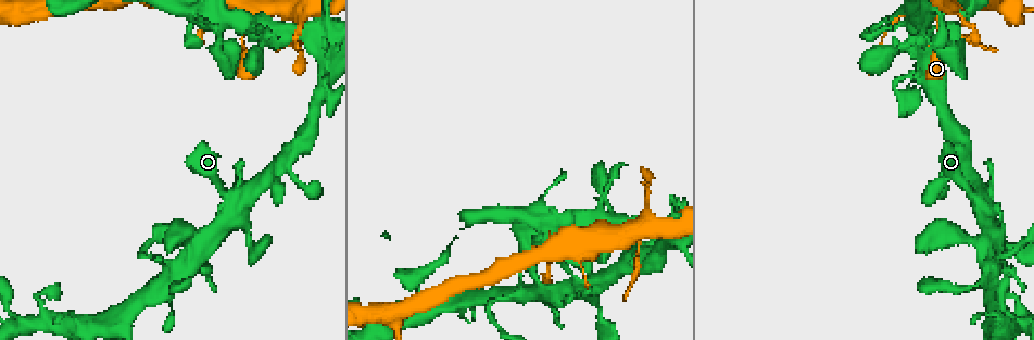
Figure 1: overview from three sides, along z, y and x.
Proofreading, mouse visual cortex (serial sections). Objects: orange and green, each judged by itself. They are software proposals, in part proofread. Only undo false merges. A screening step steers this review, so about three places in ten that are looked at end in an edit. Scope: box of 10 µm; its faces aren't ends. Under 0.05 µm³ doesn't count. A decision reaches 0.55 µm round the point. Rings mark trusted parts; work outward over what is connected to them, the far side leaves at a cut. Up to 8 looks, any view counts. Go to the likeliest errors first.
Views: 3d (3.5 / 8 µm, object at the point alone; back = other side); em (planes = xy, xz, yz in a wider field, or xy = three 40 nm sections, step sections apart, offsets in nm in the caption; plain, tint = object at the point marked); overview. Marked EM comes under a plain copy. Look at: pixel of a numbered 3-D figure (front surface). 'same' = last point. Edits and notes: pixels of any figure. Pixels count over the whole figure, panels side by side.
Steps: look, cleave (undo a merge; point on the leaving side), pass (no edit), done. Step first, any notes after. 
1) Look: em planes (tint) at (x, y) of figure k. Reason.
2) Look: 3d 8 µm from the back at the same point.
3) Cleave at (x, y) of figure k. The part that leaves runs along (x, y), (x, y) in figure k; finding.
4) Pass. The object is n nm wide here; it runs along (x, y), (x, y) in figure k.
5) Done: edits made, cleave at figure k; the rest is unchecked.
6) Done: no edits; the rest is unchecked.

Look: 3d 8 µm at (649, 217) of figure 1. Four arms meet.

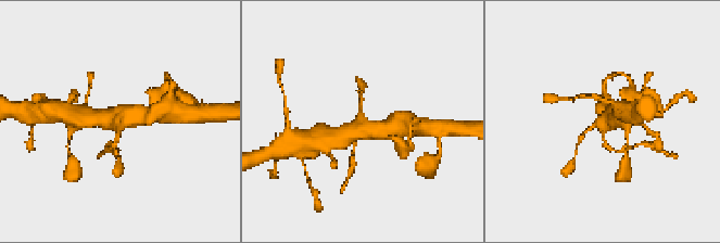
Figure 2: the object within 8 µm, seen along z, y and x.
Look: 3d 3.5 µm at the same point. Closer look.

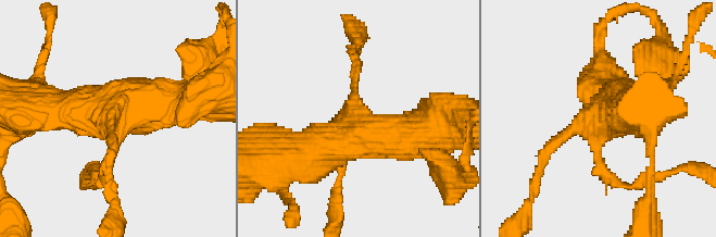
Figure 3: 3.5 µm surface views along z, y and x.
Look: em planes (tint) at (602, 131) of figure 3. 4 arms meet here; the arms are 150, 150, 600, 600 nm wide.

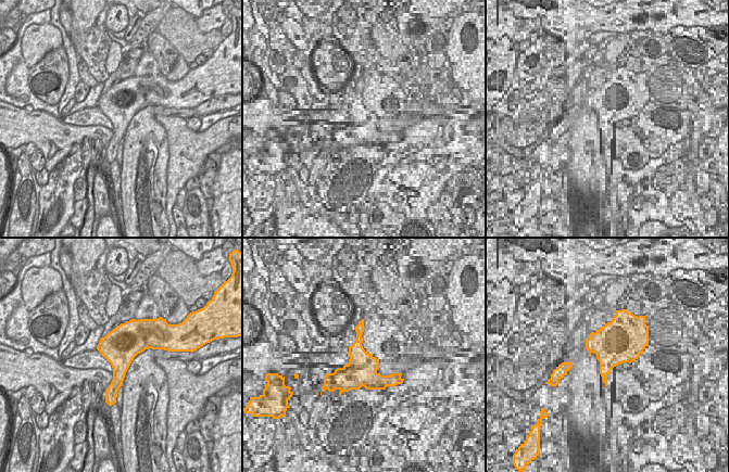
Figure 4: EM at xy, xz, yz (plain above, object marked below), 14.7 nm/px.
Cleave at (92, 178) of figure 3. The object is 550 nm wide here; a border runs along (120, 386), (108, 388) in figure 4; two cells meet here.

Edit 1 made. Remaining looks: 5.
Look: overview. See it whole again.

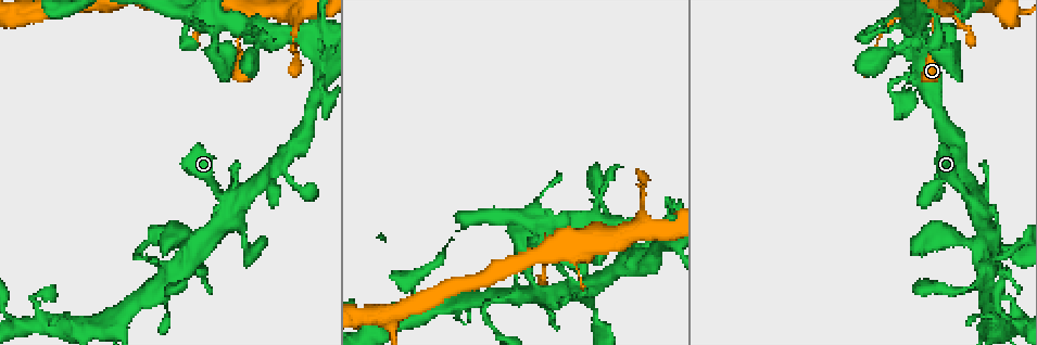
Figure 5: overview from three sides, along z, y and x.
Look: 3d 8 µm at (577, 286) of figure 5. Narrows sharply.

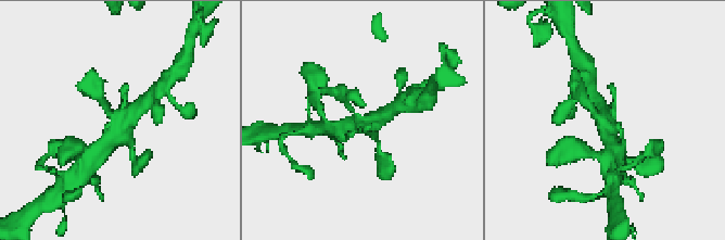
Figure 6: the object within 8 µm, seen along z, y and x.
Look: em xy step 5 (tint) at the same point. 4 arms meet here; the arms are 200, 300, 450, 500 nm wide.

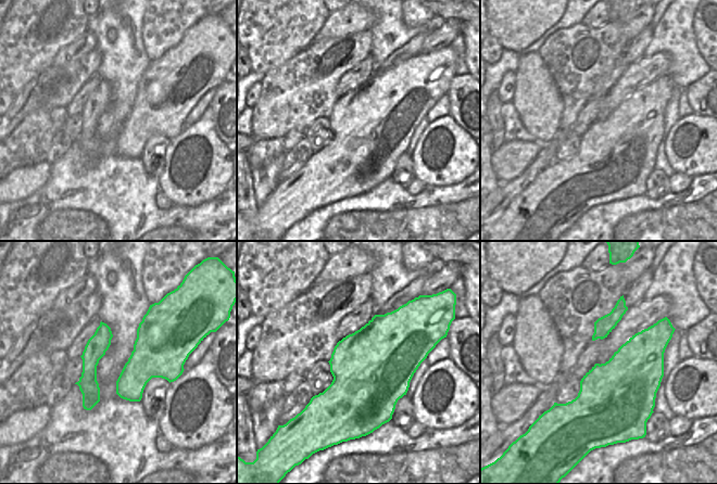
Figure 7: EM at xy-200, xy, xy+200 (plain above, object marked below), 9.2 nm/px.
Pass. The object is 750 nm wide here; it runs along (346, 104), (365, 122), (389, 112) in figure 6; continuous, no second cell.

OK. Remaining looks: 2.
Look: 3d 3.5 µm at (148, 259) of figure 5. Sharp bend.

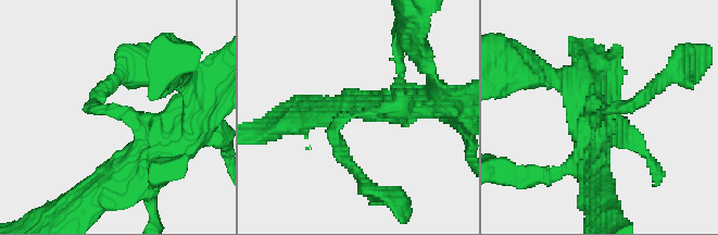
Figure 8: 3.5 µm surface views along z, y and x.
Look: em xy step 5 (tint) at (355, 113) of figure 8. The arms are 200, 350 nm wide; shape alone is not enough.

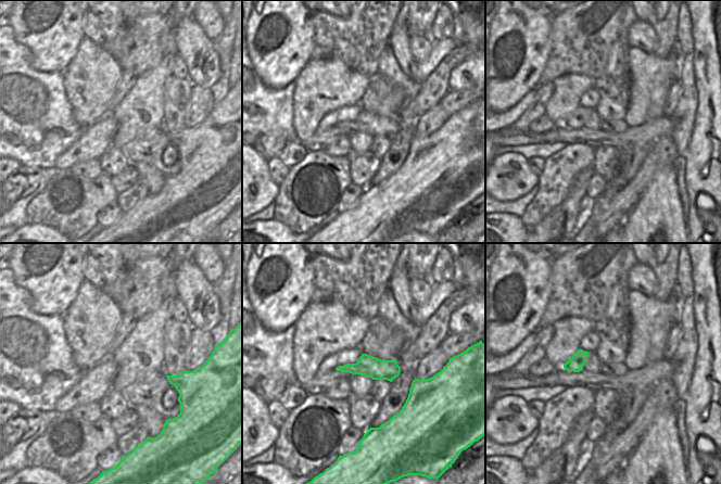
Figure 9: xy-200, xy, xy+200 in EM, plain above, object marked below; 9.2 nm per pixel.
Pass. It runs along (436, 100), (342, 120), (336, 143), (349, 164) in figure 8; continuous, no second cell.

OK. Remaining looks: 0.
Done: edits made, cleave at figure 3; the rest is unchecked.

